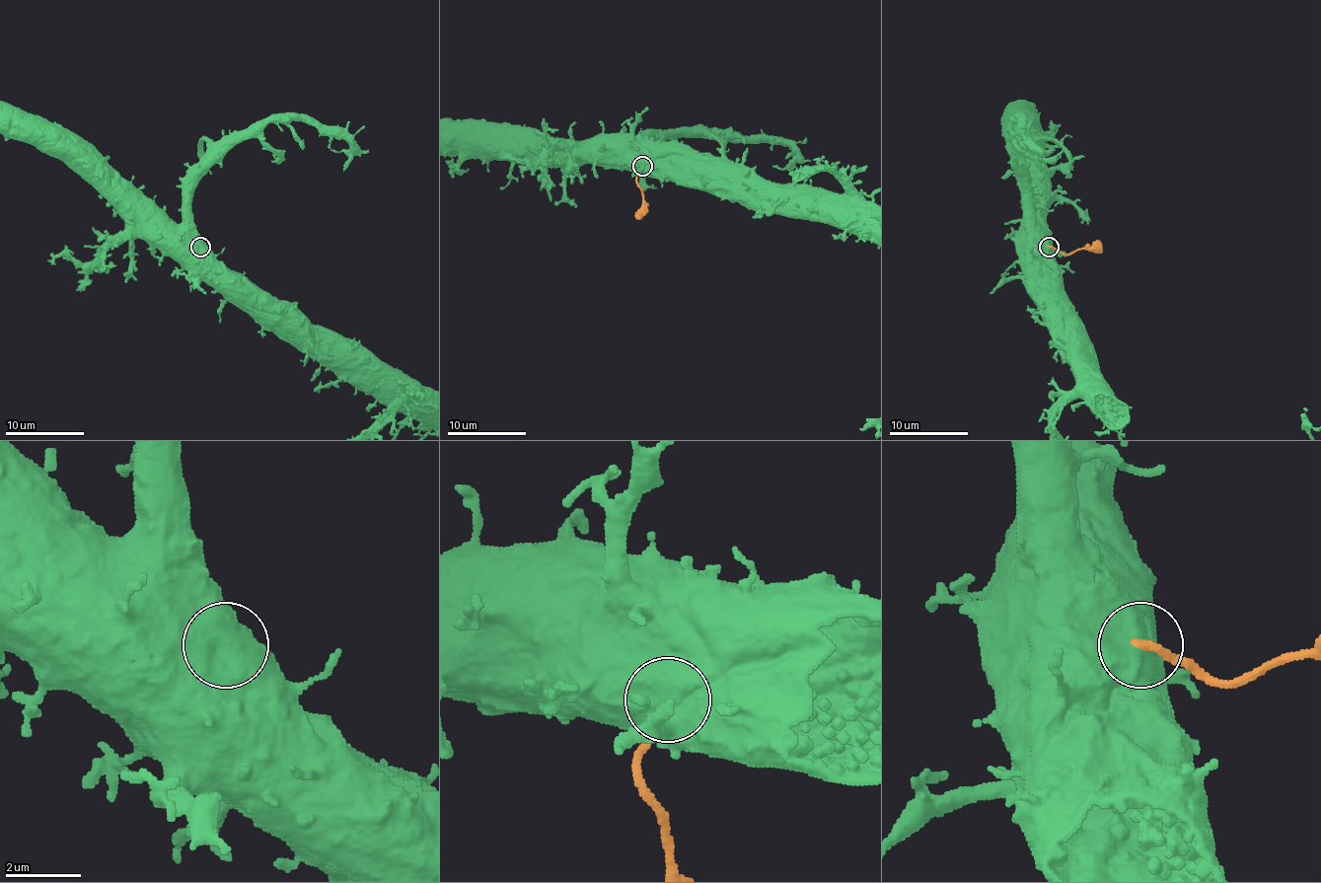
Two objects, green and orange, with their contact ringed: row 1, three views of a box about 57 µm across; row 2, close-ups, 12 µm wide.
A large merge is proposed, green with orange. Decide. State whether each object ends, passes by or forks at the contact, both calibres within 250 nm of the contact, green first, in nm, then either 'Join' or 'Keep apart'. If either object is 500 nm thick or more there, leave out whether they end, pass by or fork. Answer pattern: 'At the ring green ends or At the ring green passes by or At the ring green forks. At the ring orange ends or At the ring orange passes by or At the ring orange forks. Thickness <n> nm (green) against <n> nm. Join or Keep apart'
Thickness 750 nm (green) against 240 nm. Keep apart

